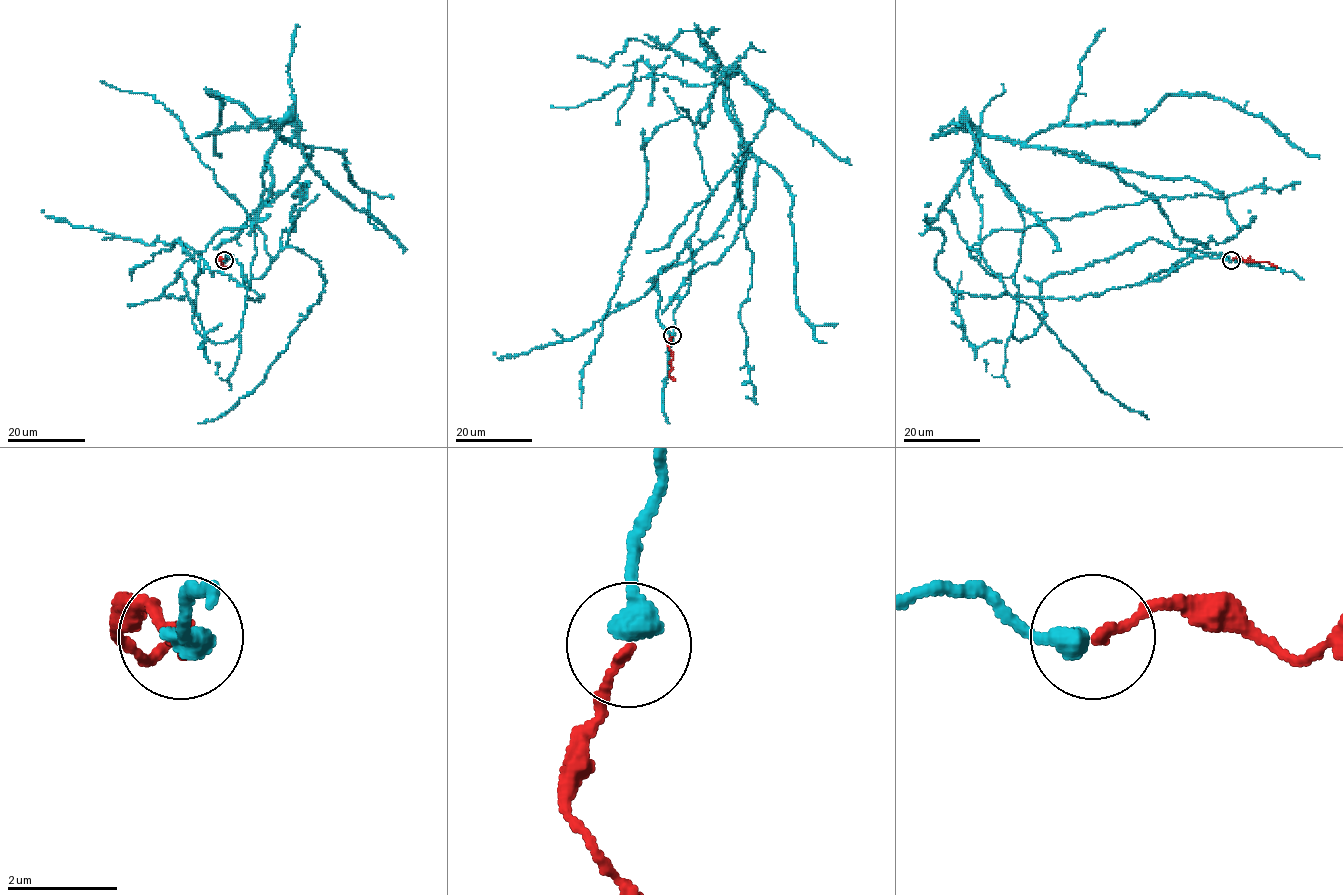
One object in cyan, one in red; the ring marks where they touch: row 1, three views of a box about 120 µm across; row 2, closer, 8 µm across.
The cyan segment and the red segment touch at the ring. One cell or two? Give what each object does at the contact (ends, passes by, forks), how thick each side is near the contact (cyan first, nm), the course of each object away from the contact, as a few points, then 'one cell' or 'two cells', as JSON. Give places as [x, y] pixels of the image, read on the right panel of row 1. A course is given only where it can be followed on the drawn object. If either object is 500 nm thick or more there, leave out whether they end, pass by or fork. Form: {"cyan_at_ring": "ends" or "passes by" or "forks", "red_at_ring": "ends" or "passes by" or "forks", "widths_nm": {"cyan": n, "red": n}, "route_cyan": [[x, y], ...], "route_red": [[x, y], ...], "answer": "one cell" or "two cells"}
{"cyan_at_ring": "ends", "red_at_ring": "ends", "widths_nm": {"cyan": 440, "red": 180}, "route_cyan": [[1230, 259], [1098, 295], [1022, 296], [1023, 214], [979, 138], [1138, 123], [1171, 94], [1208, 94], [1319, 158]], "route_red": [[1231, 259], [1266, 261], [1276, 267]], "answer": "one cell"}

